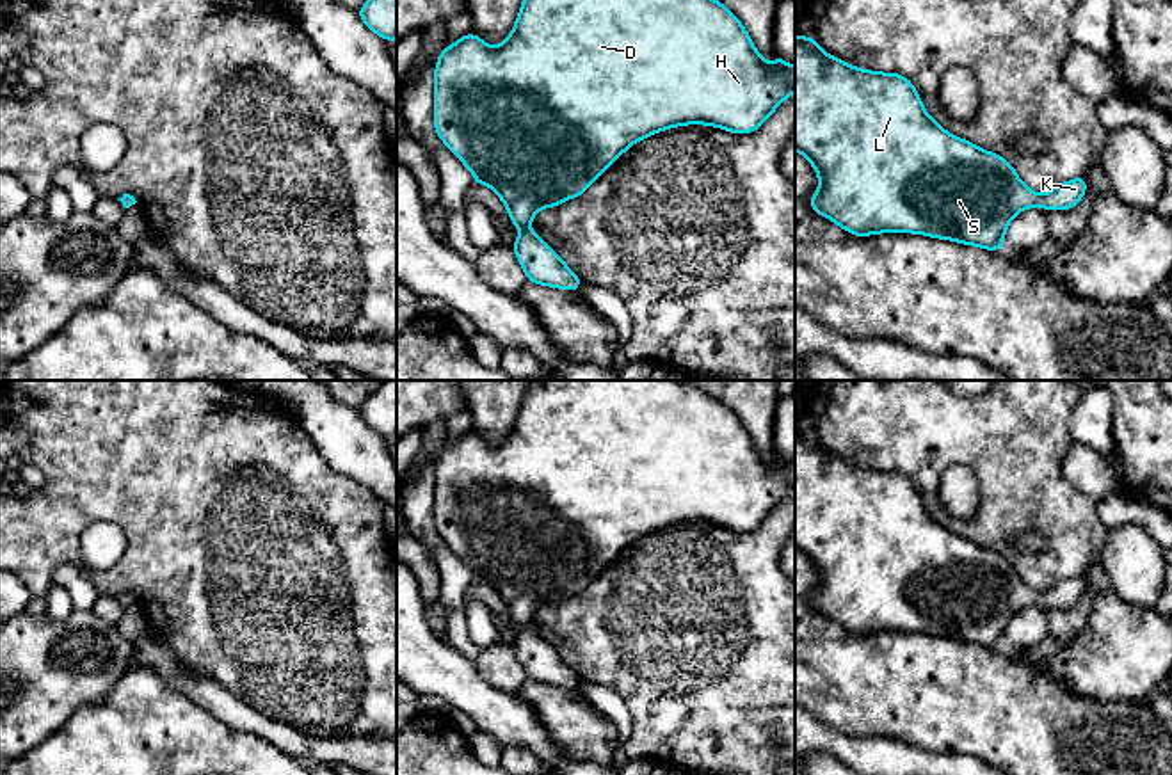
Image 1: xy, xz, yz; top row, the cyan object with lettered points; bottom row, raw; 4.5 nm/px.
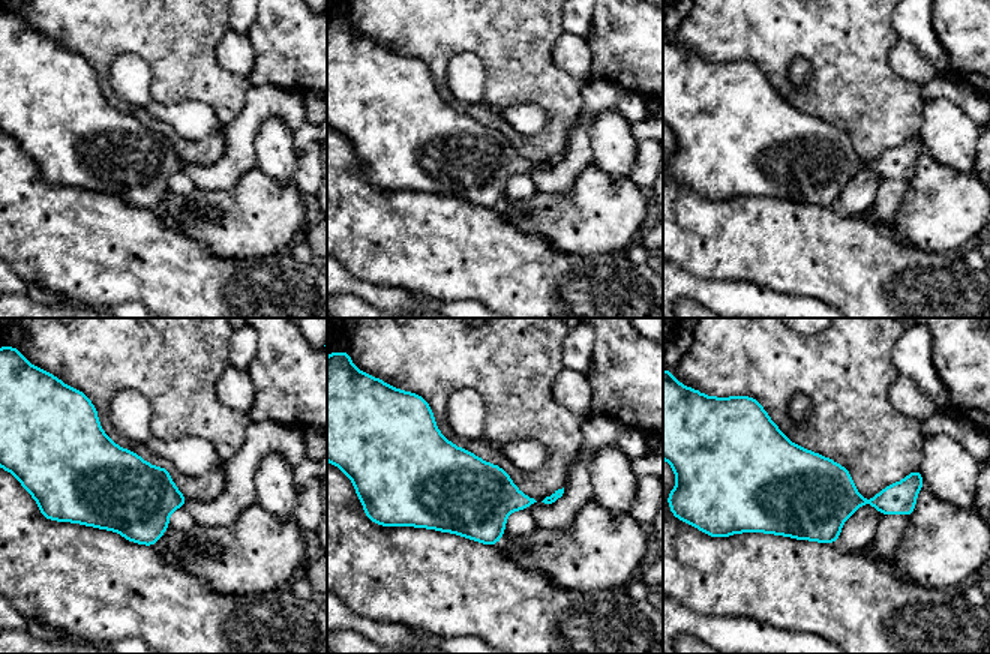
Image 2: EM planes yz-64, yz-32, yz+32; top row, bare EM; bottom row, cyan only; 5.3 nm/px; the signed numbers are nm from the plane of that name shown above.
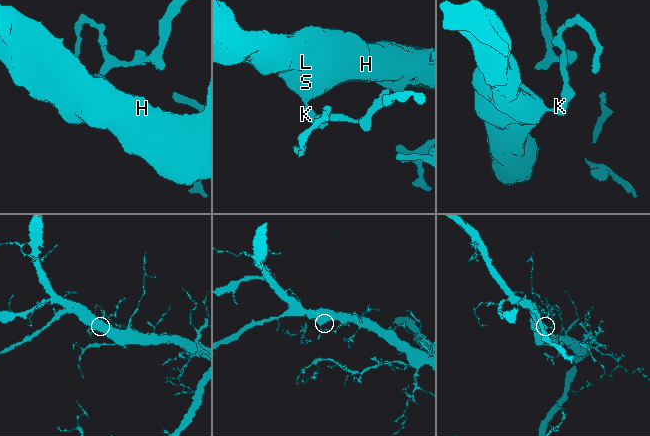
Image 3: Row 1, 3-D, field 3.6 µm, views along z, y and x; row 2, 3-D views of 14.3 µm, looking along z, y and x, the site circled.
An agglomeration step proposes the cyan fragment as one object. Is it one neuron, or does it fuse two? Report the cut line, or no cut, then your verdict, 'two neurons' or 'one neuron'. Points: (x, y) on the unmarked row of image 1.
no cut; one neuron

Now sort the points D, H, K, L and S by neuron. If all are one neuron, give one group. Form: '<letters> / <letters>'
D H K L S

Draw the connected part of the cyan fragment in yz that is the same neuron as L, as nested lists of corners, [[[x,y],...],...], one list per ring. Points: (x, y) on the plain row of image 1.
[[[795,434],[795,549],[815,565],[820,587],[811,608],[855,635],[877,631],[918,631],[989,649],[1003,647],[1008,620],[1024,606],[1071,608],[1087,588],[1085,574],[1056,583],[1046,592],[1032,590],[999,553],[985,549],[943,528],[921,503],[909,476],[848,464],[827,453],[811,435]]]

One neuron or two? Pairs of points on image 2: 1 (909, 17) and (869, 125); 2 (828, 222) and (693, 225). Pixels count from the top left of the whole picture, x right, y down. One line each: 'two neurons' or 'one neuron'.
1: two neurons
2: one neuron

